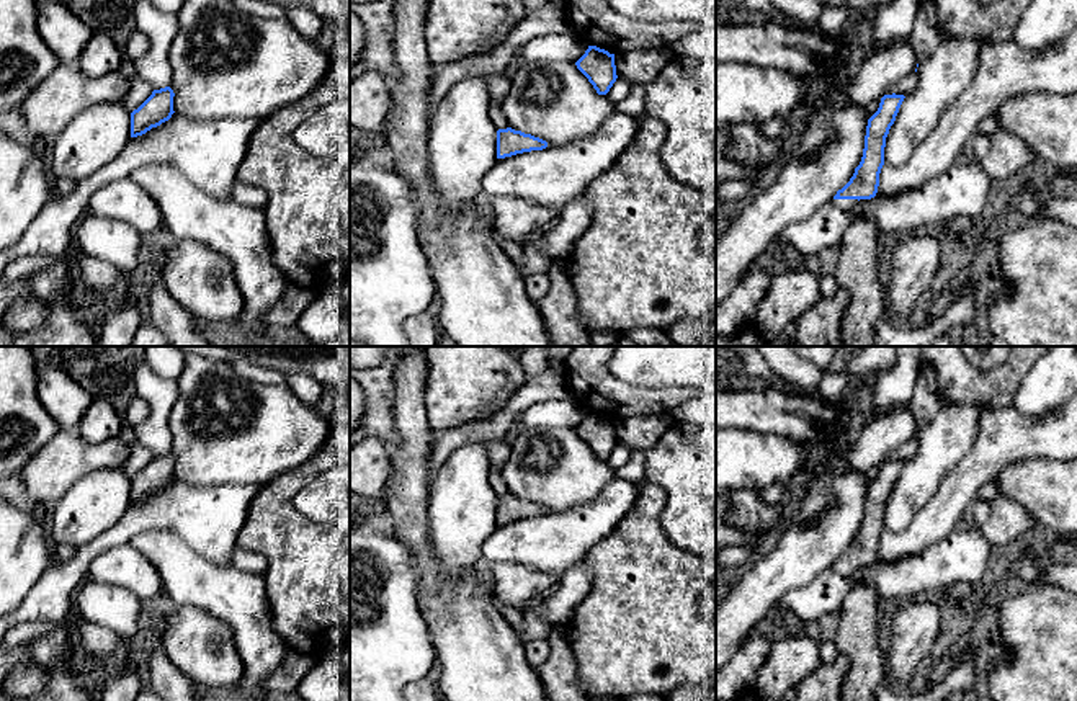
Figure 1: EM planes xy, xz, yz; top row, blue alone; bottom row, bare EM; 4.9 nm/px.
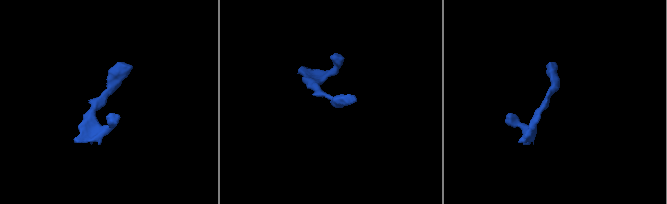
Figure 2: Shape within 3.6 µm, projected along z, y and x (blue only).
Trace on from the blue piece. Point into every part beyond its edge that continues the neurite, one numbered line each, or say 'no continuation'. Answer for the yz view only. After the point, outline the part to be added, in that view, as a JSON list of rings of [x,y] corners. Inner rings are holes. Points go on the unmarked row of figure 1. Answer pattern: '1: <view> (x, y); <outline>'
1: yz (847, 571); [[[833,565],[833,569],[835,569],[840,575],[850,578],[850,577],[853,577],[855,572],[858,570],[858,565]]]

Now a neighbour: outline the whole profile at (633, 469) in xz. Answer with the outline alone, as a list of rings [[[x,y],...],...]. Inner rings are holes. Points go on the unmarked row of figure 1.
[[[636,451],[631,453],[629,459],[616,471],[616,476],[631,482],[642,482],[646,477],[646,466],[646,453]]]

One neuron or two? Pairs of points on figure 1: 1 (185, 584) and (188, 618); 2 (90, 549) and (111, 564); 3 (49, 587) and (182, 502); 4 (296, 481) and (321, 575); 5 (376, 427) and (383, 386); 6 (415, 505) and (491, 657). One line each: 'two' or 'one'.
1: two
2: two
3: one
4: one
5: one
6: one

